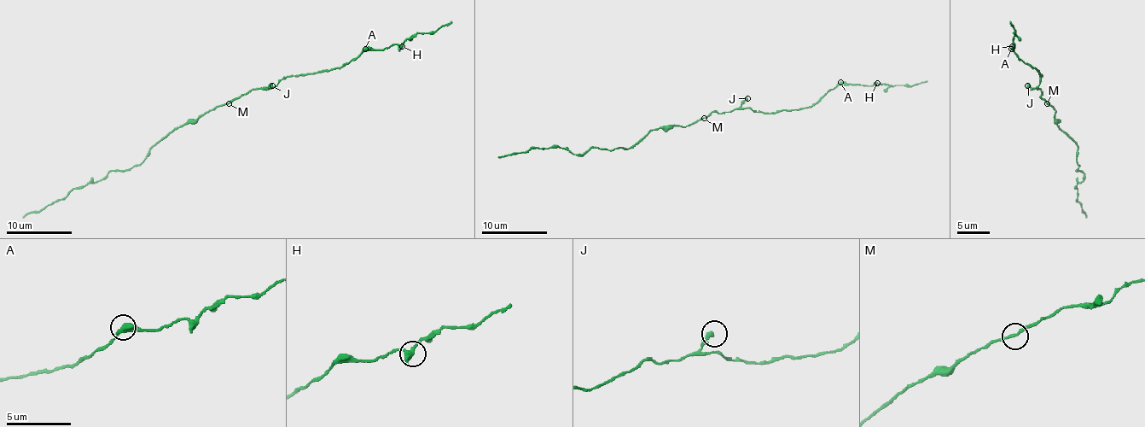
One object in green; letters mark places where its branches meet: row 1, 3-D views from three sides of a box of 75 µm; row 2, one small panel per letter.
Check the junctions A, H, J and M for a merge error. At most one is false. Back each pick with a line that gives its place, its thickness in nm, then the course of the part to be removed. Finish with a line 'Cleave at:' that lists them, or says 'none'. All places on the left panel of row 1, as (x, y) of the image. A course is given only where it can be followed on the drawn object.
Cleave at: none

